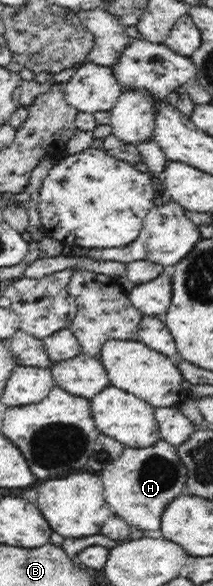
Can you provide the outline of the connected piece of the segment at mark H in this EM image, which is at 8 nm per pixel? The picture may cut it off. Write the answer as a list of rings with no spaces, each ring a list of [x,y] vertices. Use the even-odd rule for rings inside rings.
[[[161,439],[149,447],[127,447],[117,461],[109,463],[101,471],[105,501],[109,503],[111,511],[123,517],[132,527],[149,531],[149,534],[159,529],[167,503],[179,495],[185,495],[187,479],[186,466],[179,458],[175,446]]]

